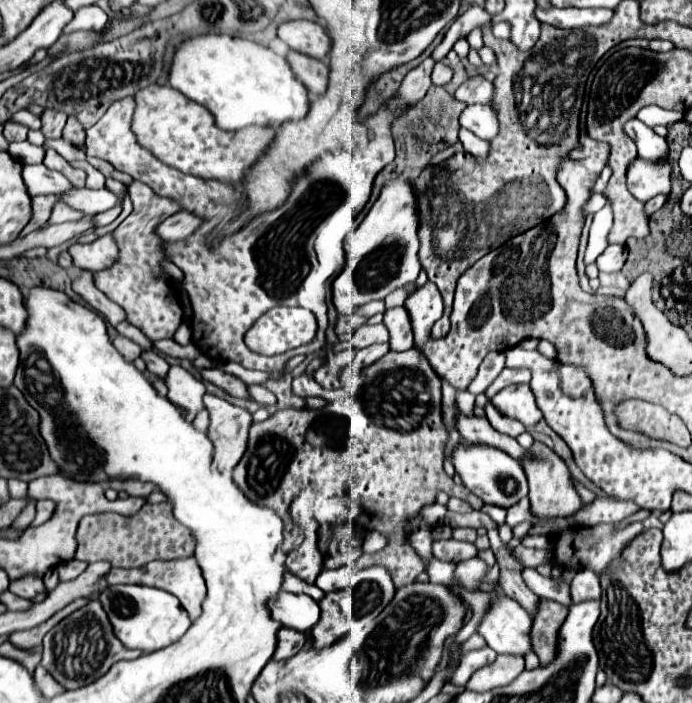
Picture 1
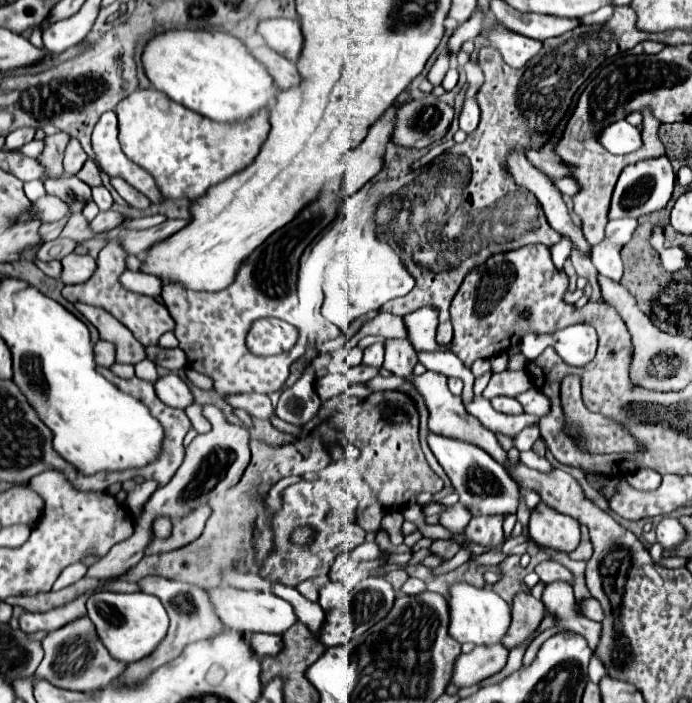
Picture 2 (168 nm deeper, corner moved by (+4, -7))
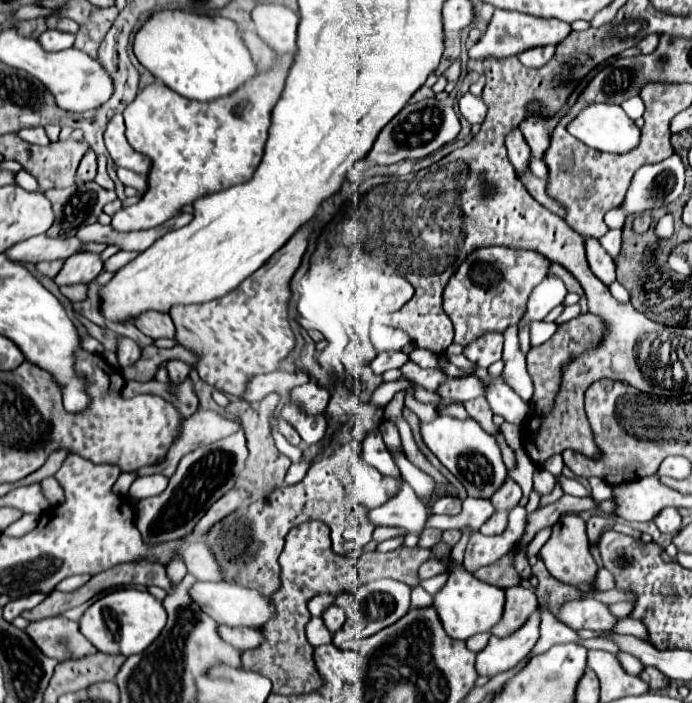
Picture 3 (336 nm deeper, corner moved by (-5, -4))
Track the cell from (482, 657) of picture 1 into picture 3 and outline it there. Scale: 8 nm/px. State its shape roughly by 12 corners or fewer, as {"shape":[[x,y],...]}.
{"shape":[[540,613],[518,633],[490,637],[476,673],[494,677],[516,667],[536,645]]}

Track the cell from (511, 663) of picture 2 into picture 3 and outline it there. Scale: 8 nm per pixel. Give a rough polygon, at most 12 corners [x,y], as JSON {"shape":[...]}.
{"shape":[[594,599],[568,601],[558,621],[576,629],[612,629],[616,617]]}

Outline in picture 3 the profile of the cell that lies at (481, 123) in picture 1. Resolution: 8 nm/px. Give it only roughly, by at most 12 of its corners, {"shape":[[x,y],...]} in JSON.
{"shape":[[464,93],[460,115],[472,125],[482,123],[488,107],[480,97]]}

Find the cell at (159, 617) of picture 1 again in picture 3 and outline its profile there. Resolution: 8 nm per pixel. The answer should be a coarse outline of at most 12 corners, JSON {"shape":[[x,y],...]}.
{"shape":[[148,591],[94,601],[80,629],[102,653],[142,653],[166,625]]}

